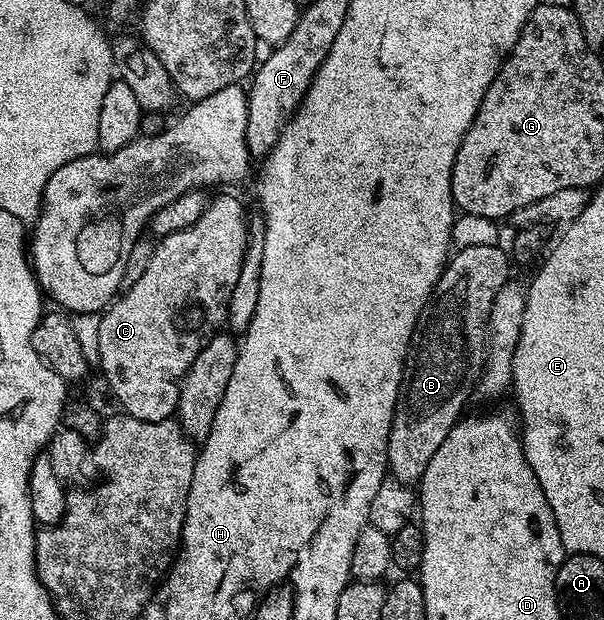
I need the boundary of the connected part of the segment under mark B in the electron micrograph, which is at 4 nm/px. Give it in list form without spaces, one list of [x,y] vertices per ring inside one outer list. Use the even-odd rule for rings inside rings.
[[[469,244],[466,248],[461,248],[456,252],[457,249],[448,257],[445,271],[442,272],[439,282],[433,288],[432,298],[421,309],[421,317],[417,319],[413,337],[409,339],[409,353],[405,355],[405,372],[401,376],[401,390],[397,393],[397,405],[391,422],[391,434],[387,438],[387,456],[385,458],[388,475],[400,484],[412,485],[414,482],[420,481],[422,474],[427,470],[427,462],[431,462],[435,450],[439,450],[439,446],[443,446],[443,438],[447,438],[447,434],[457,425],[458,420],[462,419],[464,412],[461,411],[464,410],[469,396],[471,400],[471,393],[474,391],[477,378],[481,374],[481,368],[485,364],[485,333],[489,331],[491,306],[495,302],[495,296],[499,294],[499,290],[503,290],[503,286],[511,278],[511,272],[509,272],[511,256],[506,249],[504,252],[503,249],[496,248],[493,244]]]

